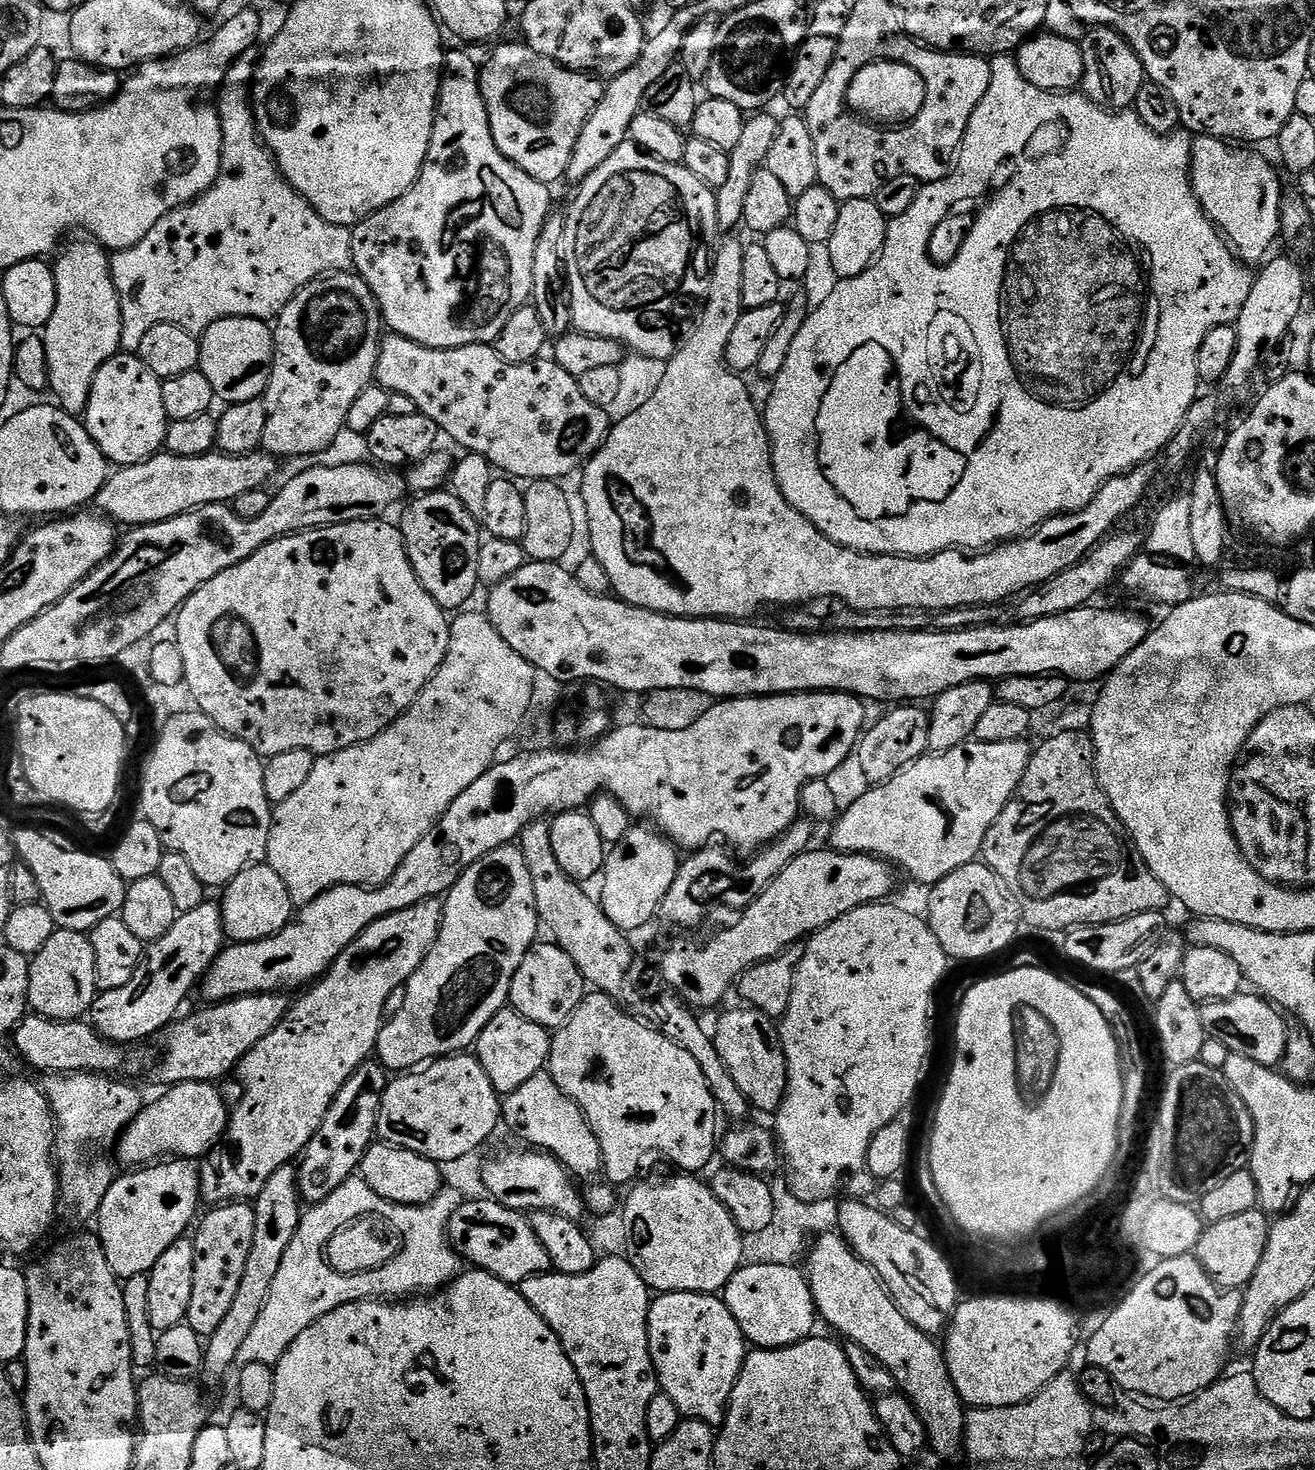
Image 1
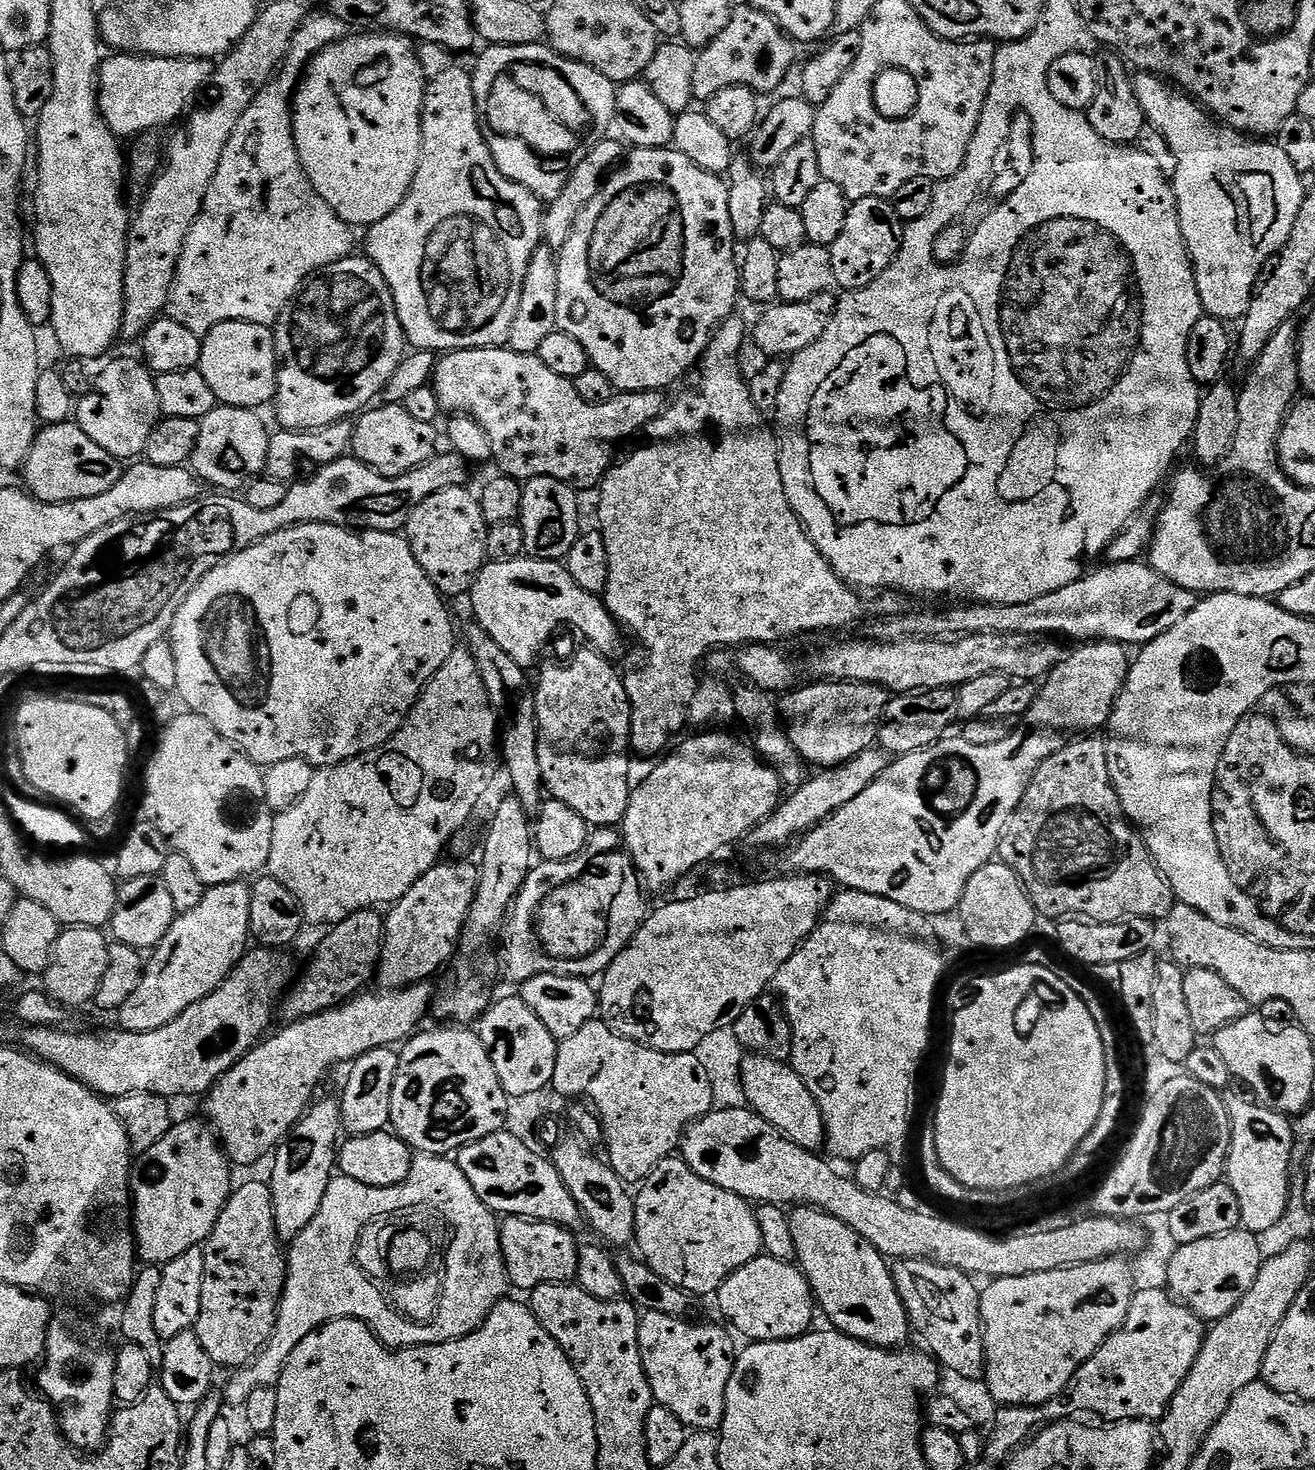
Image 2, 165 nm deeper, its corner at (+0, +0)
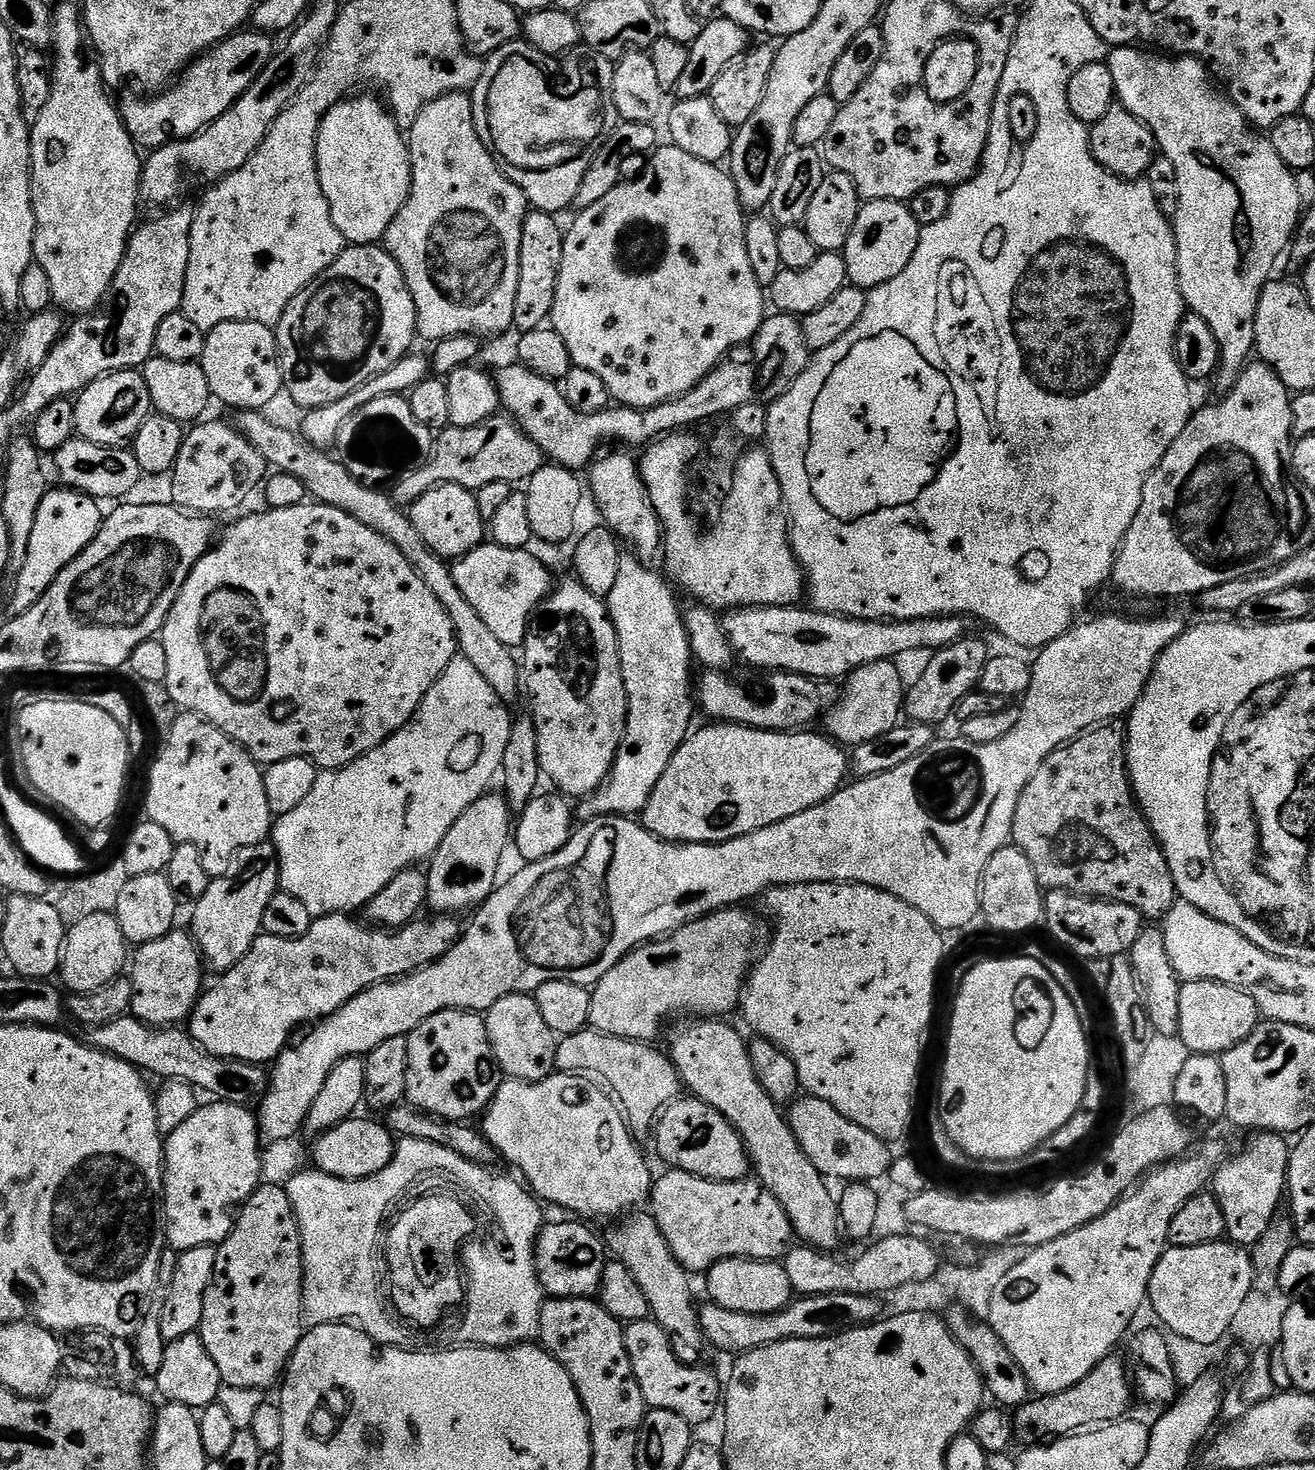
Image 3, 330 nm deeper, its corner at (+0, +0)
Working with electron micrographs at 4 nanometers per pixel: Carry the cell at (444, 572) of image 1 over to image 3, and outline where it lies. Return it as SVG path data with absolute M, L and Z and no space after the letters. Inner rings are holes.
M440 484L431 488L429 492L422 494L422 498L413 502L410 515L418 534L422 534L422 542L426 542L426 546L430 546L434 554L446 561L455 562L485 543L486 522L482 518L482 510L478 510L476 494L468 488L453 484Z

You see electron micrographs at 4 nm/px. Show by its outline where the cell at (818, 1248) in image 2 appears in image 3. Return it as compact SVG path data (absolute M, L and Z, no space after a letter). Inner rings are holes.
M696 1018L691 1022L684 1022L680 1029L672 1036L672 1049L670 1055L672 1065L678 1070L681 1085L688 1088L693 1097L702 1102L706 1102L718 1114L722 1114L738 1130L738 1134L744 1143L744 1149L748 1152L750 1168L758 1177L761 1184L786 1210L786 1214L792 1223L792 1231L797 1237L800 1236L805 1245L815 1246L821 1250L832 1250L839 1240L842 1240L842 1225L840 1223L840 1205L837 1197L832 1196L829 1181L810 1162L810 1158L798 1146L798 1138L790 1130L785 1113L781 1105L776 1104L762 1090L762 1085L758 1083L758 1078L754 1078L754 1066L750 1066L750 1054L748 1053L748 1044L743 1040L730 1025L724 1024L720 1018Z

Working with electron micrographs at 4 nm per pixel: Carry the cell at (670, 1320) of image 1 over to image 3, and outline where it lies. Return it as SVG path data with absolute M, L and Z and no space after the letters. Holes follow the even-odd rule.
M636 1320L624 1329L626 1354L630 1354L630 1366L634 1370L634 1378L638 1378L638 1386L642 1386L645 1405L649 1409L661 1408L678 1414L678 1418L686 1418L693 1426L704 1424L712 1415L722 1408L722 1384L716 1381L712 1372L701 1366L683 1364L676 1356L676 1349L663 1326L655 1320Z

